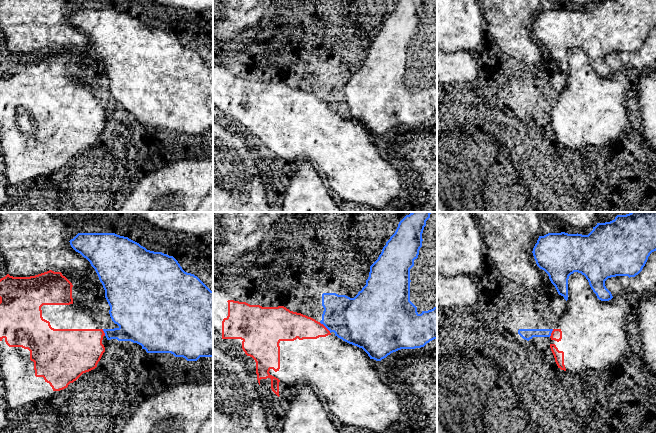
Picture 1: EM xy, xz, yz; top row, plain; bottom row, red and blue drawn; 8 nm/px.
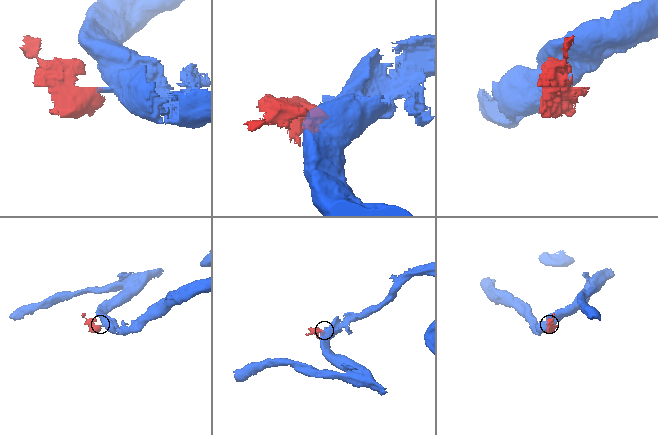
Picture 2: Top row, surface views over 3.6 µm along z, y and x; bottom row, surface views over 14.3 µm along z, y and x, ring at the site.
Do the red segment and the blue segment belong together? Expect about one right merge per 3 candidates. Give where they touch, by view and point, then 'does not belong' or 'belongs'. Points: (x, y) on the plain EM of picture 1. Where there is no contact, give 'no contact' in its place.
contact xz (325, 103); does not belong

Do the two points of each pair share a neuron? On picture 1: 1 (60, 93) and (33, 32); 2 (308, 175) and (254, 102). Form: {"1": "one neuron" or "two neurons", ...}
{"1": "two neurons", "2": "two neurons"}

